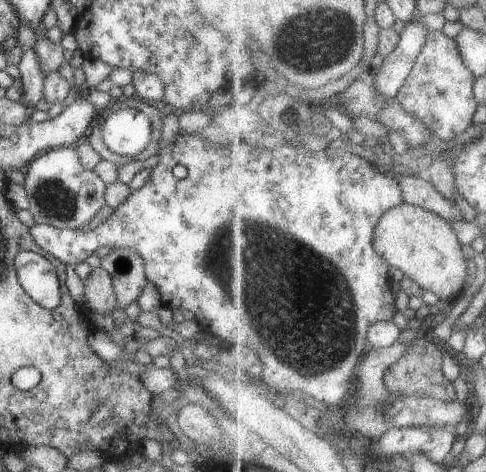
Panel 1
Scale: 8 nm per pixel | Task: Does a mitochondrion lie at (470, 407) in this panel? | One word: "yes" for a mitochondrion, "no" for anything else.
no

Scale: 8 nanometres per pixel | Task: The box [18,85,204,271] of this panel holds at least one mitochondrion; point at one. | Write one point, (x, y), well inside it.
(54, 200)

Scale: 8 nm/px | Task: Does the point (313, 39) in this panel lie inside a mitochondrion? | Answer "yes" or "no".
yes

